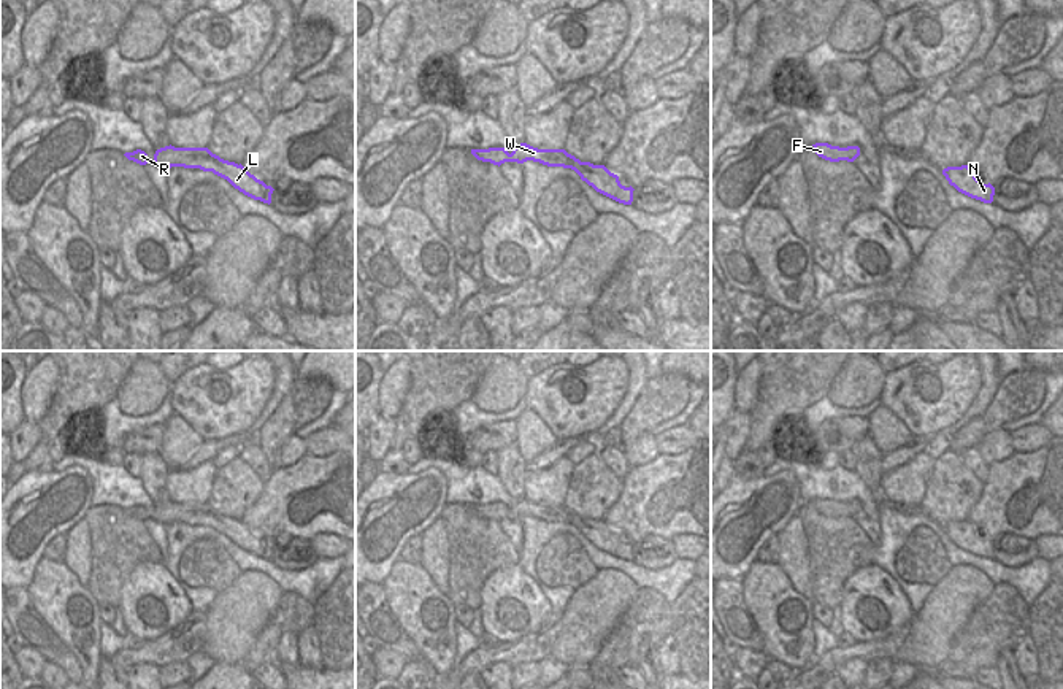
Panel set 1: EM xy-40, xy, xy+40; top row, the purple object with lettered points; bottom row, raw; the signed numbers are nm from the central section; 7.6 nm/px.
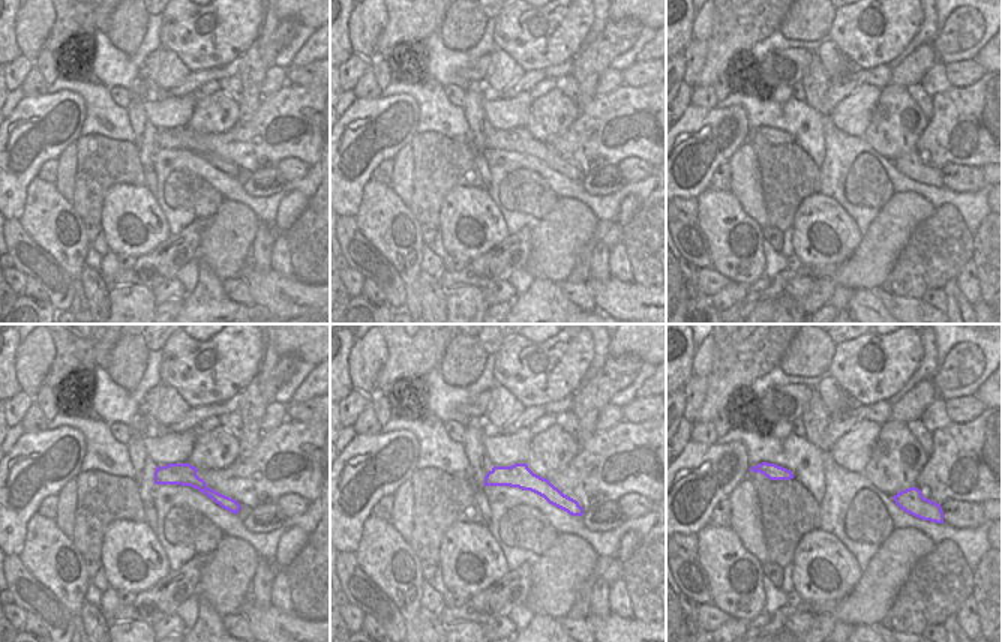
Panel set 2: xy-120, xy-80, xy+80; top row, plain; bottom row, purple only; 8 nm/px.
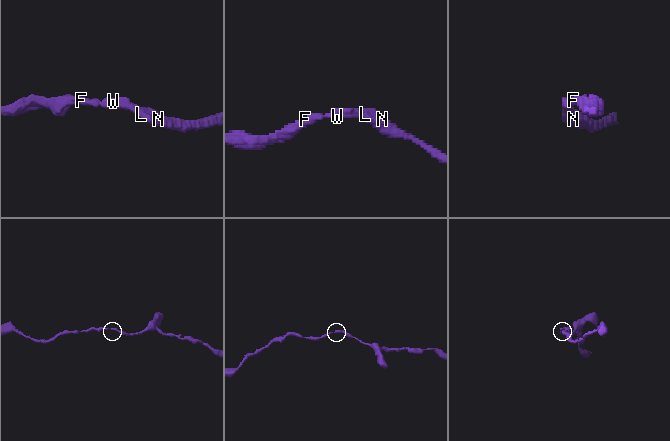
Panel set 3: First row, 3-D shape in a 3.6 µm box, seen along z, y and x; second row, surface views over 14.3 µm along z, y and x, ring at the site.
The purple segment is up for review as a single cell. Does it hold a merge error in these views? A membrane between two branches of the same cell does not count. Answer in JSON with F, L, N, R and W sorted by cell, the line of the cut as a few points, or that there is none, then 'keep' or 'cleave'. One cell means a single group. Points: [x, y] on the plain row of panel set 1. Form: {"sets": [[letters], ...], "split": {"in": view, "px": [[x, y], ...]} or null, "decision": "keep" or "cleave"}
{"sets": [["F", "L", "N", "R", "W"]], "split": null, "decision": "keep"}

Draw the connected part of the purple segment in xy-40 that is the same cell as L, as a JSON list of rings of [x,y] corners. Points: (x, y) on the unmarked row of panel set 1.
[[[165,502],[155,506],[154,519],[162,524],[184,522],[213,527],[227,535],[244,551],[271,559],[273,543],[251,530],[241,519],[228,518],[213,510],[208,503],[175,503]]]

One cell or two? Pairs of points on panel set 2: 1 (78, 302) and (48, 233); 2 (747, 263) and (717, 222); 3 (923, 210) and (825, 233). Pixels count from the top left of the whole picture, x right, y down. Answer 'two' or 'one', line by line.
1: one
2: one
3: two

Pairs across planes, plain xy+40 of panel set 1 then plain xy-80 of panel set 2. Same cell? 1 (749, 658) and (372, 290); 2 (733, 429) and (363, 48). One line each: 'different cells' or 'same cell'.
1: different cells
2: different cells

